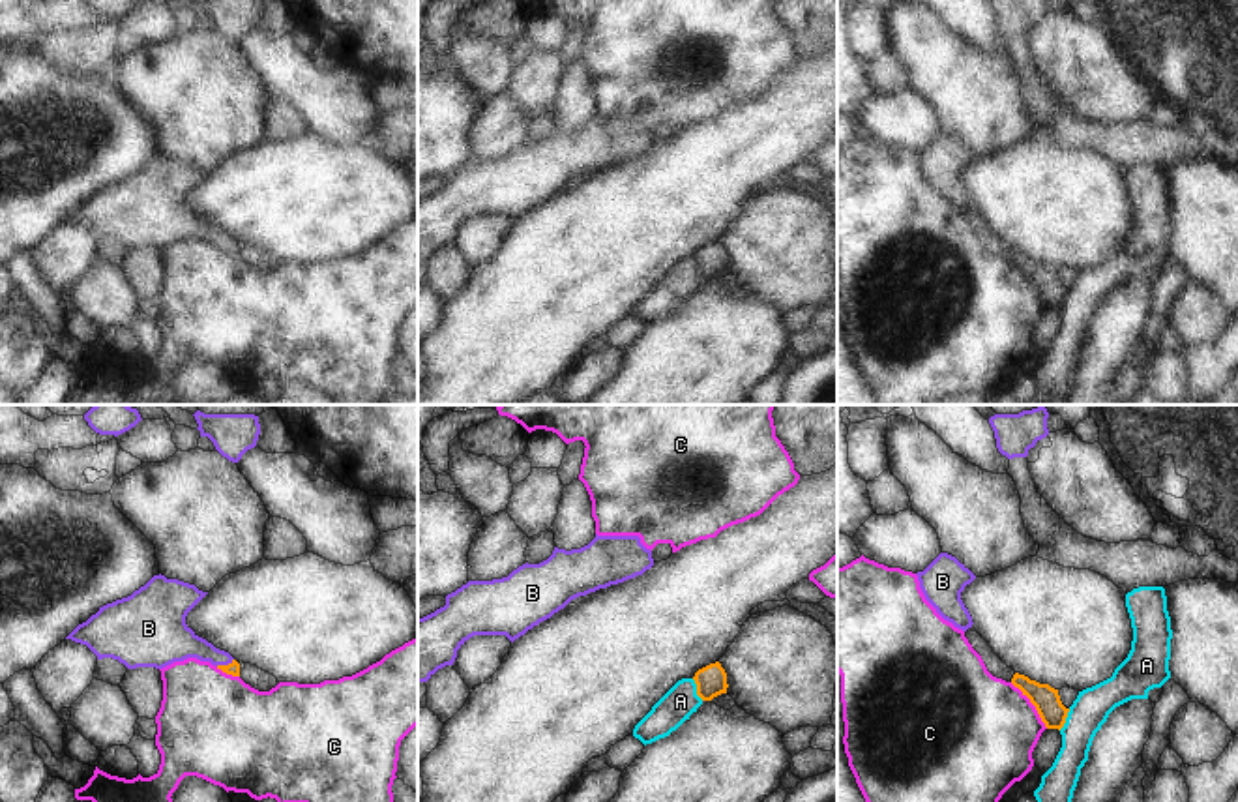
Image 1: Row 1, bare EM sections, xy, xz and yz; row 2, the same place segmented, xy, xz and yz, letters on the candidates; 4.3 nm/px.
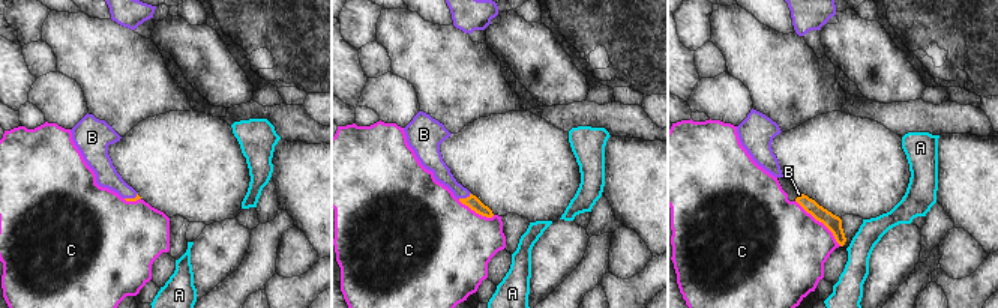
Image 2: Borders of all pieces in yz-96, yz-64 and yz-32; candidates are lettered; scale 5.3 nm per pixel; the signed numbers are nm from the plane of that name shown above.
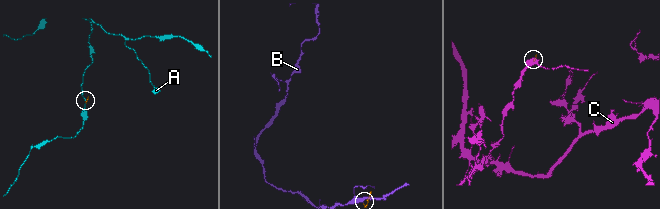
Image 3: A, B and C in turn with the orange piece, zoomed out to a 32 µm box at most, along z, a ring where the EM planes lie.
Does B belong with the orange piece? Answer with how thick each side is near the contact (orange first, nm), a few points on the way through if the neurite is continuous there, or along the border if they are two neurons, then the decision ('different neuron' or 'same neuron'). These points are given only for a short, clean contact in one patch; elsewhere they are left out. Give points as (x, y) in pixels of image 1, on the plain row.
50/180 nm | across xy (233, 248), (223, 246), (197, 227), (171, 222) | same neuron

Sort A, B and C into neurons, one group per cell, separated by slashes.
A / B / C

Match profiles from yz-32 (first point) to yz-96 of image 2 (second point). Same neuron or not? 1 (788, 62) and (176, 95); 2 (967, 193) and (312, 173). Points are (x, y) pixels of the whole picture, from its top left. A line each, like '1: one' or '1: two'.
1: one
2: one

